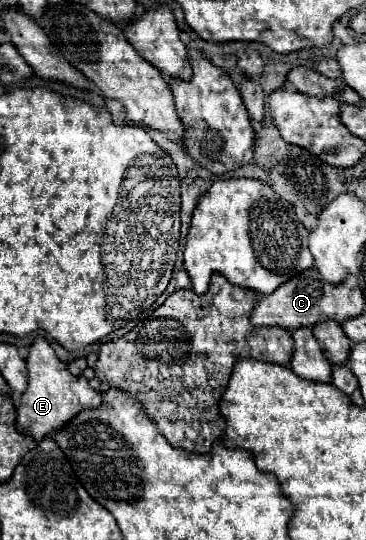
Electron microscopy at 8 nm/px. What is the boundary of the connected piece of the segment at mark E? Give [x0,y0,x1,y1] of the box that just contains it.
[17,336,101,440]

